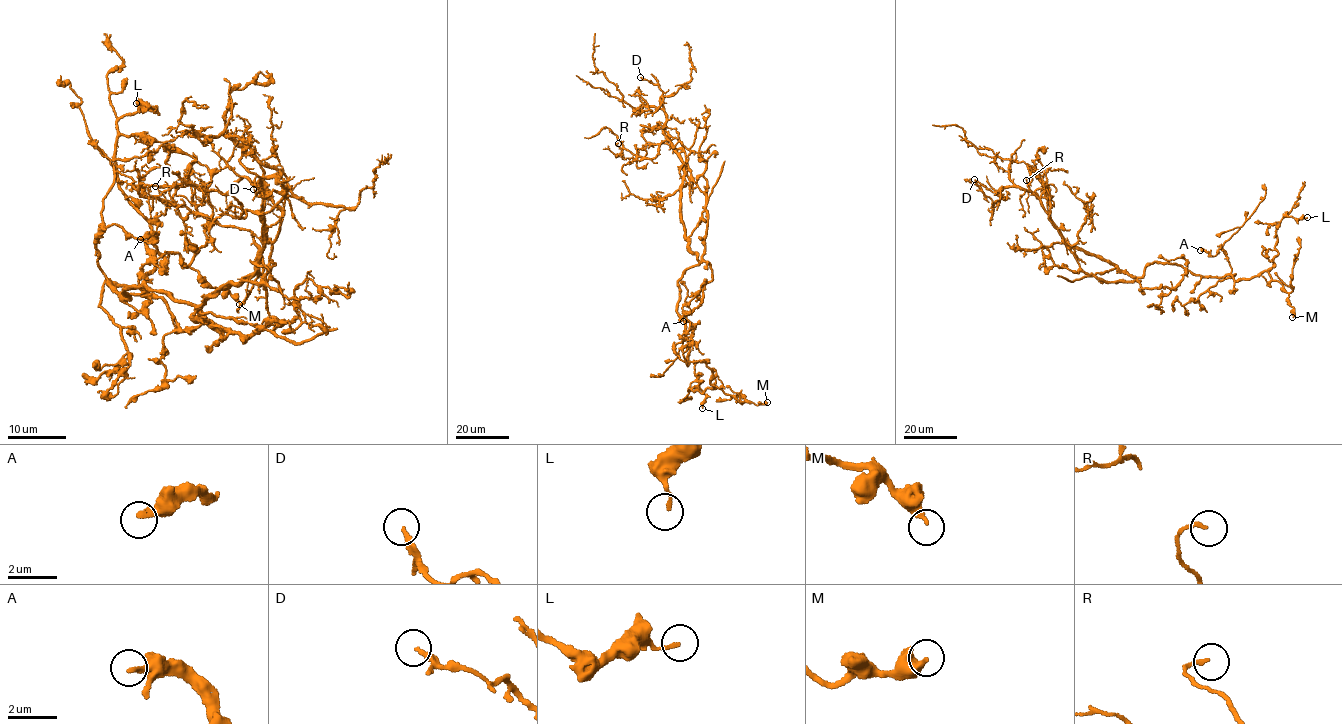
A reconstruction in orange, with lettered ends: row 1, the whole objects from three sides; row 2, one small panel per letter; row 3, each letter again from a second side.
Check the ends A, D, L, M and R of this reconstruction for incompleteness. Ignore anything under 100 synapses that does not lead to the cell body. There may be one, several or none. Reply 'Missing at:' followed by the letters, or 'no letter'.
Missing at: no letter

